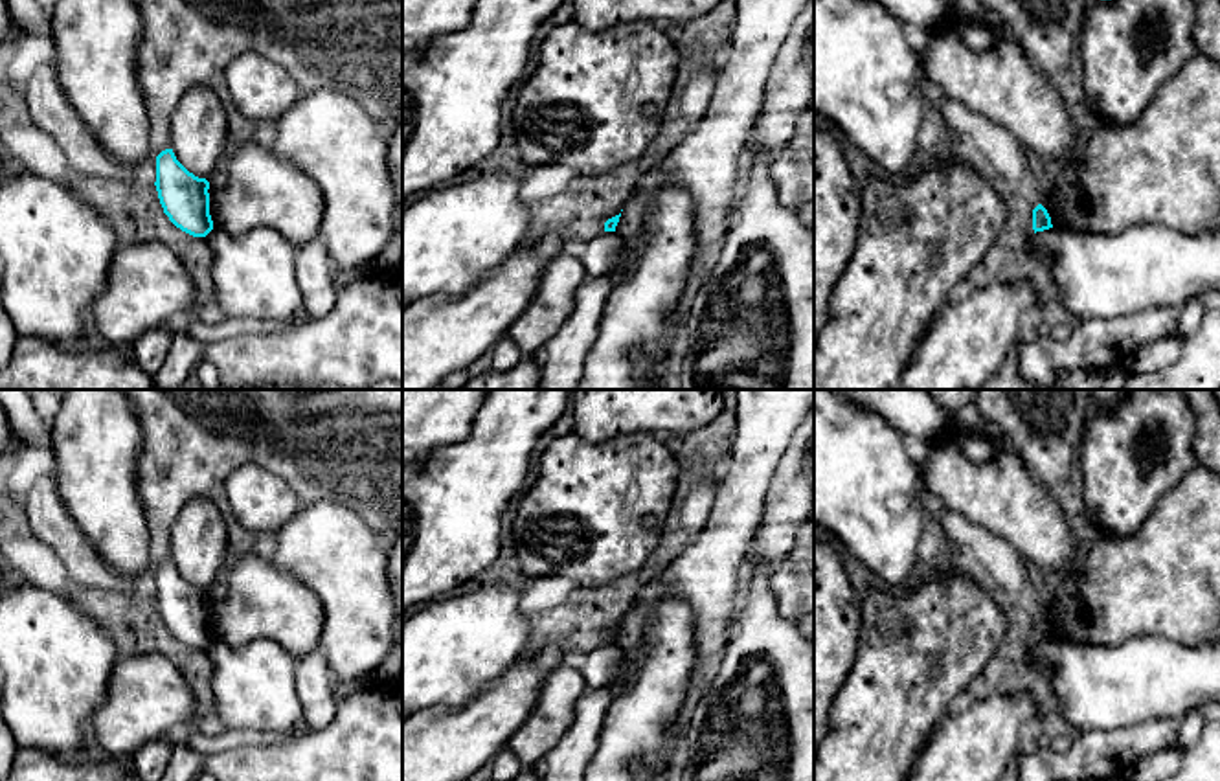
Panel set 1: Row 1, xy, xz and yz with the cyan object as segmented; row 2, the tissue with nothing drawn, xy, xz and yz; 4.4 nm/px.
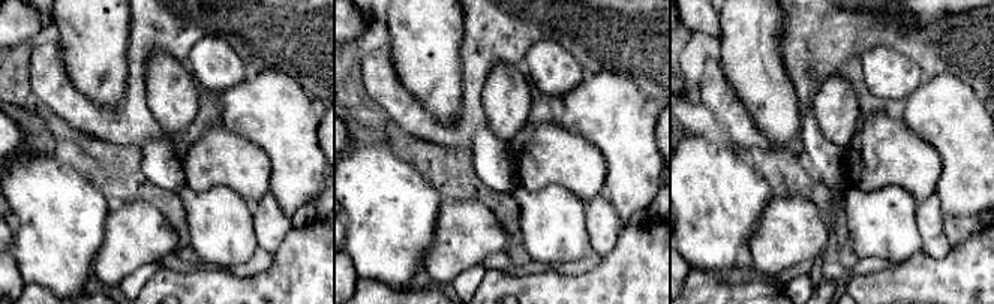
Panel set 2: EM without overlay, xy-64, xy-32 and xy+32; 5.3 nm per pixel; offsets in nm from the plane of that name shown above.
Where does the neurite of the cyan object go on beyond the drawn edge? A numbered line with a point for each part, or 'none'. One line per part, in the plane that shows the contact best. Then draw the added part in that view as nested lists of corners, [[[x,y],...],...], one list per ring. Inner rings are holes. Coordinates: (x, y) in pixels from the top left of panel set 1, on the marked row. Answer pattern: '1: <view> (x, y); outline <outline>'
none

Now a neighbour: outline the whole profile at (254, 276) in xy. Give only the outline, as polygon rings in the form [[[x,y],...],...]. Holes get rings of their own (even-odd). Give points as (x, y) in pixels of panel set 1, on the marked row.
[[[213,226],[204,239],[211,248],[217,303],[228,318],[290,322],[303,312],[301,290],[294,274],[296,248],[277,232],[257,228],[230,235]]]

